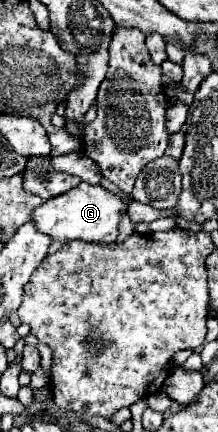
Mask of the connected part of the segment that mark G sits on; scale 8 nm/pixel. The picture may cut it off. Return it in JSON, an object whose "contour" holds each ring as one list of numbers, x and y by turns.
{"contour":[[82,181,74,189,62,193,60,197,44,201,40,207,36,207,32,219,42,229,42,233,48,233,50,237,54,237,54,241,66,243,72,239,84,239,84,241,114,243,118,235,118,223,126,211,128,203,124,201,124,197,104,189,102,185,88,185]]}

